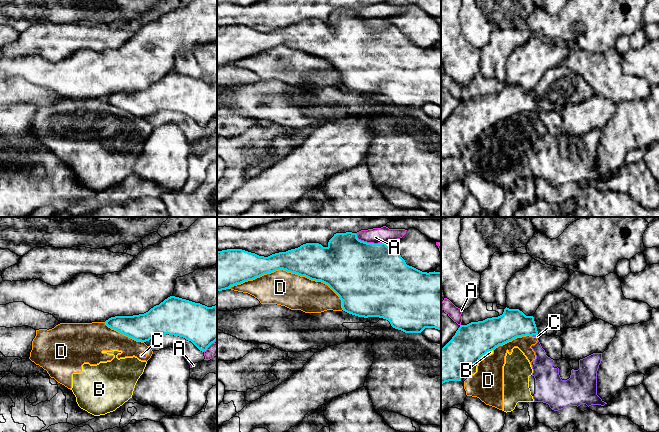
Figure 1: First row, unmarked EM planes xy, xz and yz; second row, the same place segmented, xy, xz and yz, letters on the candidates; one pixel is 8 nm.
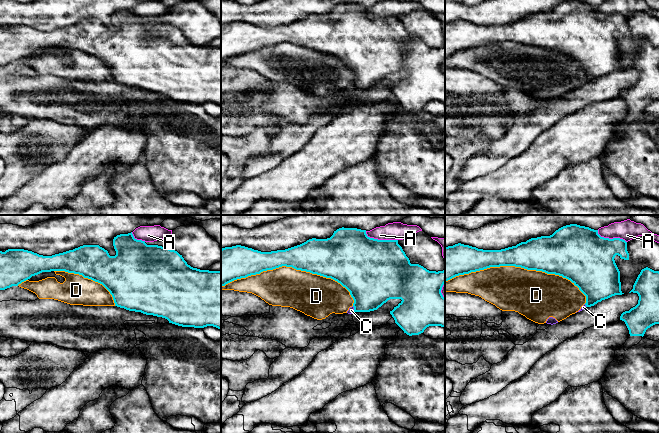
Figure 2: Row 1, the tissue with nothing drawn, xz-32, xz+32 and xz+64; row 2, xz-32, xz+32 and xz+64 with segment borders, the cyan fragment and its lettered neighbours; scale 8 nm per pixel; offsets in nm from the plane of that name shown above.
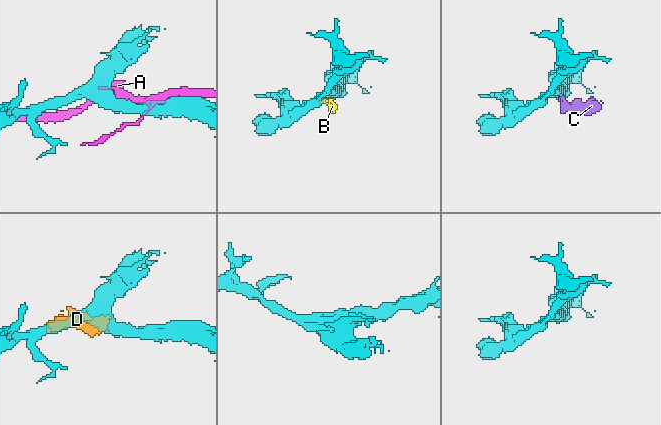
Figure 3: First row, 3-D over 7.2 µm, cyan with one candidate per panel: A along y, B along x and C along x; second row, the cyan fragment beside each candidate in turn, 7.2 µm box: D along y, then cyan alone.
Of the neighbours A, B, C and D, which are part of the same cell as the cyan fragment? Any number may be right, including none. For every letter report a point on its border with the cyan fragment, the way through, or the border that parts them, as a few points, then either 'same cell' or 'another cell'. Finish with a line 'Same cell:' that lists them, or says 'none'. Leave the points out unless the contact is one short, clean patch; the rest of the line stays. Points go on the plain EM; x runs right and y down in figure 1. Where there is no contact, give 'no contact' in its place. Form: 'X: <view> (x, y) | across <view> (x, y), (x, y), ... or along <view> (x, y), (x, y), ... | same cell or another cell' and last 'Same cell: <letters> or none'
A: xz (369, 19) | another cell
B: yz (472, 142) | along yz (477, 138), (468, 146) | another cell
C: yz (535, 110) | along yz (538, 110), (532, 112) | another cell
D: xz (290, 47) | another cell
Same cell: none

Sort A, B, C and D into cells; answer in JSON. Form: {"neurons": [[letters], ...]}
{"neurons": [["A"], ["B", "C", "D"]]}

